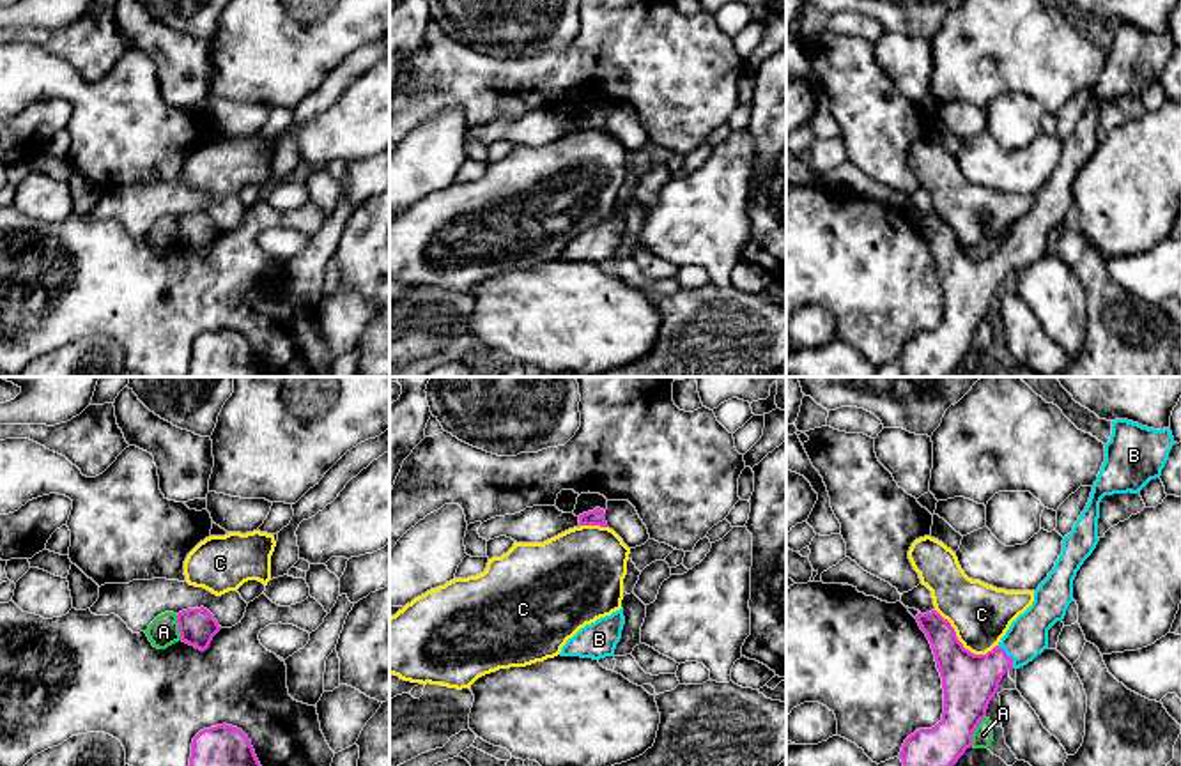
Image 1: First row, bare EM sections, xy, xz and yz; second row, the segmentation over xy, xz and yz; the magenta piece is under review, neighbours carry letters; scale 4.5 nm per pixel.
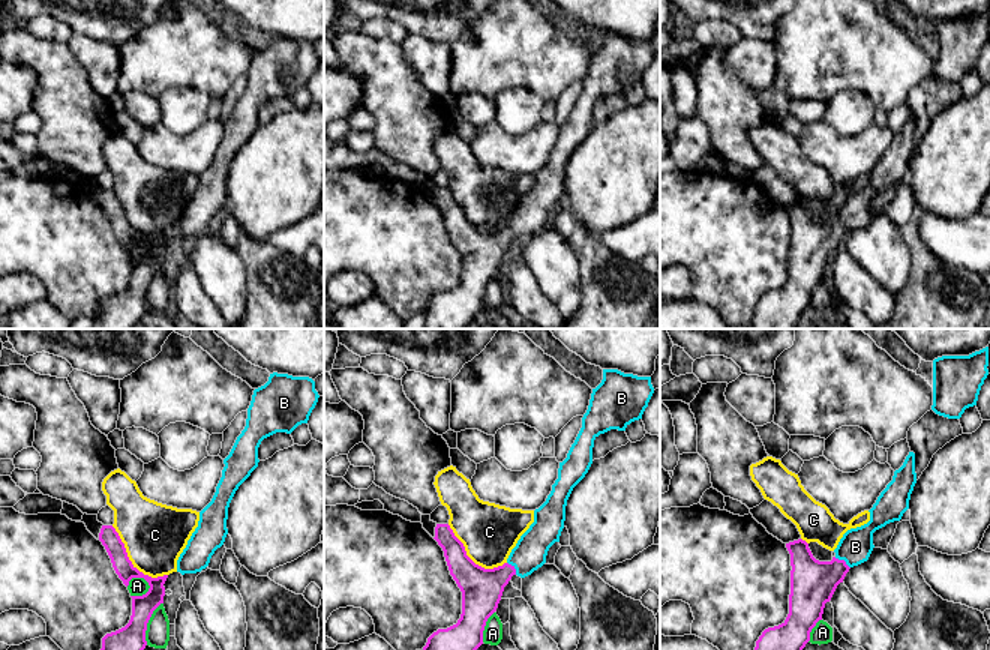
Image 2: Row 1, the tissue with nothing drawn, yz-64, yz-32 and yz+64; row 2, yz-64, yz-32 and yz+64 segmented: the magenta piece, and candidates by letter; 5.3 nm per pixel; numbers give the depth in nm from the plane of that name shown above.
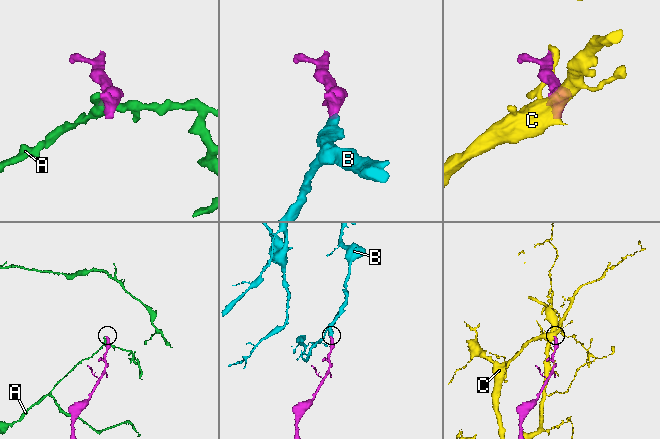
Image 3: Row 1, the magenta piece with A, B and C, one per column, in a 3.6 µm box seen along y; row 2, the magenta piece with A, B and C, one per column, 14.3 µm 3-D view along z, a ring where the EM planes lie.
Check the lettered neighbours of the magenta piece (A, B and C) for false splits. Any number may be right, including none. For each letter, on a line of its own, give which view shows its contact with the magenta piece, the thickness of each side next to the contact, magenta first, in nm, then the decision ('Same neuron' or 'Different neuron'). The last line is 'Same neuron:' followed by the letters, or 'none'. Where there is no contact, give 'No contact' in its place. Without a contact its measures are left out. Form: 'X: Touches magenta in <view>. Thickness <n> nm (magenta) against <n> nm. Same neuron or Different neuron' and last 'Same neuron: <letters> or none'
A: Touches magenta in yz. Thickness 240 nm (magenta) against 90 nm. Different neuron
B: Touches magenta in yz. Thickness 240 nm (magenta) against 190 nm. Same neuron
C: Touches magenta in yz. Thickness 240 nm (magenta) against 280 nm. Different neuron
Same neuron: B

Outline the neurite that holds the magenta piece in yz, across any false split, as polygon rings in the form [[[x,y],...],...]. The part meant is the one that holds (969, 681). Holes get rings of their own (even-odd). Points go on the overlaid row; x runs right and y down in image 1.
[[[1128,419],[1112,421],[1105,462],[1085,509],[1062,540],[1062,554],[1034,591],[1032,605],[986,655],[965,649],[951,623],[937,610],[915,616],[942,678],[944,713],[935,727],[919,729],[905,739],[898,755],[903,766],[954,766],[972,747],[972,734],[986,716],[1002,676],[1041,655],[1048,647],[1048,630],[1064,619],[1073,601],[1077,571],[1100,541],[1101,499],[1114,494],[1140,494],[1151,479],[1162,476],[1174,444],[1170,428],[1154,430]]]

